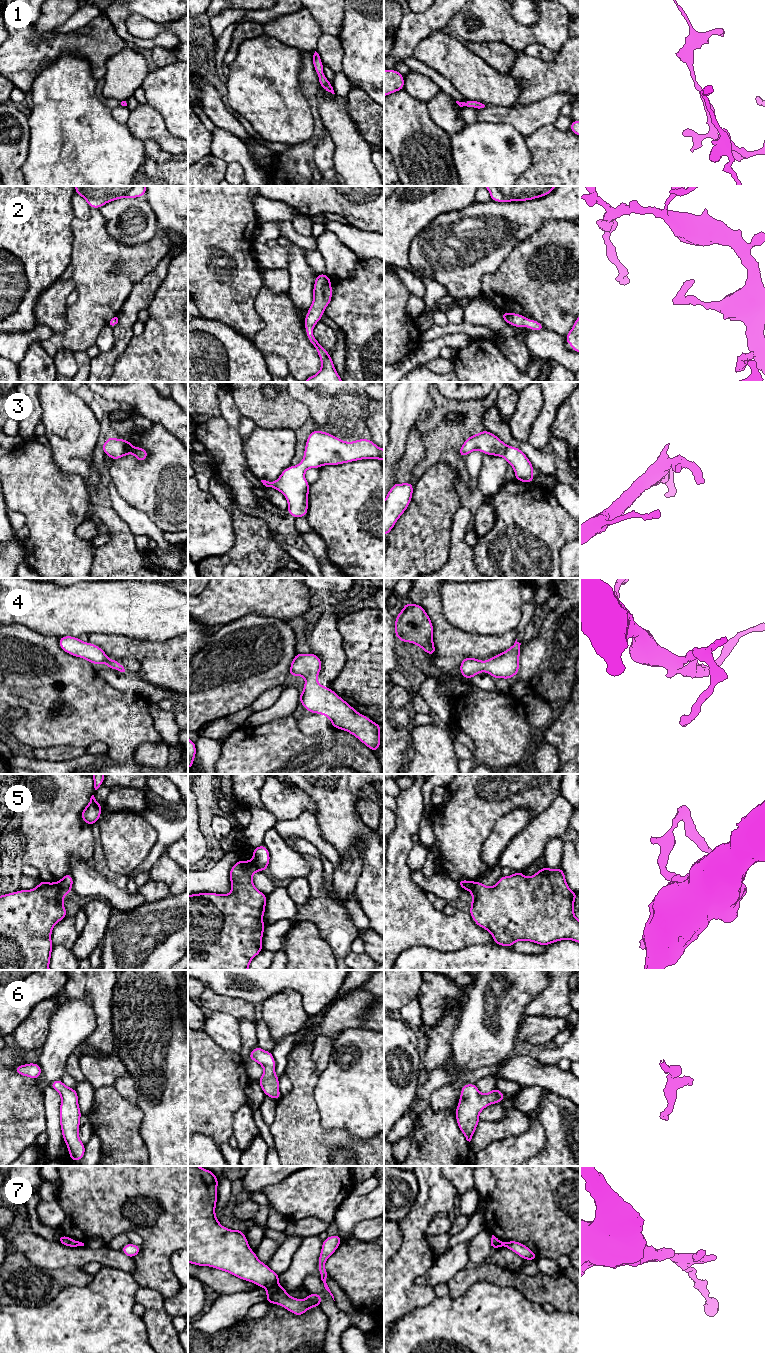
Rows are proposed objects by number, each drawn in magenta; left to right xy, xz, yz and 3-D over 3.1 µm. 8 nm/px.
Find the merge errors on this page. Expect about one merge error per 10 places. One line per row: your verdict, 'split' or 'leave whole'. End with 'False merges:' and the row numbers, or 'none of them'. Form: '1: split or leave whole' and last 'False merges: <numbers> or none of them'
1: leave whole
2: leave whole
3: leave whole
4: leave whole
5: split
6: leave whole
7: split
False merges: 5, 7

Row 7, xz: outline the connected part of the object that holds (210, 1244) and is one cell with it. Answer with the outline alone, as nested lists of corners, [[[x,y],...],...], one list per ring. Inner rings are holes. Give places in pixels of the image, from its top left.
[[[188,1166],[188,1263],[223,1270],[266,1289],[278,1285],[279,1274],[257,1258],[242,1229],[229,1230],[219,1223],[215,1215],[218,1183],[210,1170]]]

